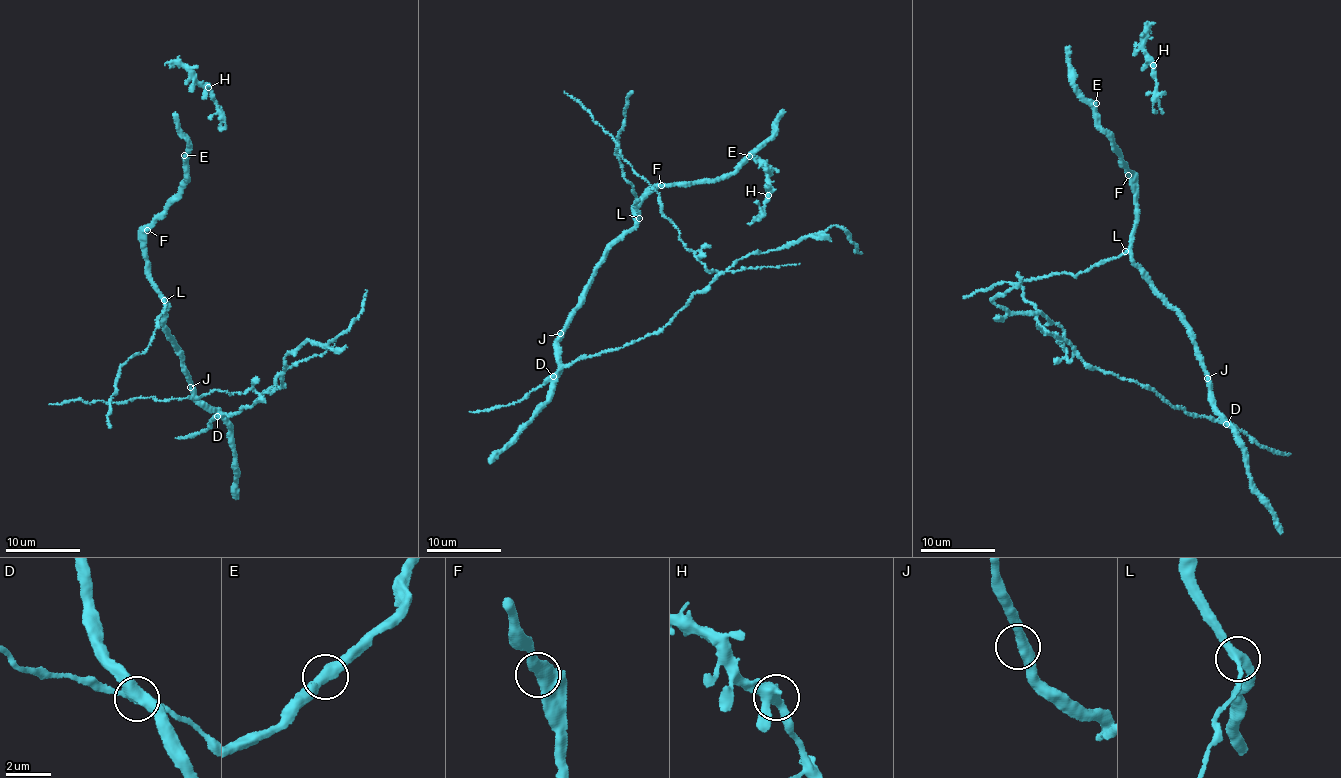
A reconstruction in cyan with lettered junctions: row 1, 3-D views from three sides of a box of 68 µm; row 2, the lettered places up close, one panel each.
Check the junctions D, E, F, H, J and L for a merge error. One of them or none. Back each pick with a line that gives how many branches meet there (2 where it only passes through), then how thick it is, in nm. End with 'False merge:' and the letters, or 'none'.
D: branches 4; calibre 440 nm
False merge: D

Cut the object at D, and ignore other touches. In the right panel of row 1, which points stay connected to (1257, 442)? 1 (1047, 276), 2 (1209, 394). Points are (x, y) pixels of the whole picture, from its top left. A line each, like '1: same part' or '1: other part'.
1: other part
2: other part

